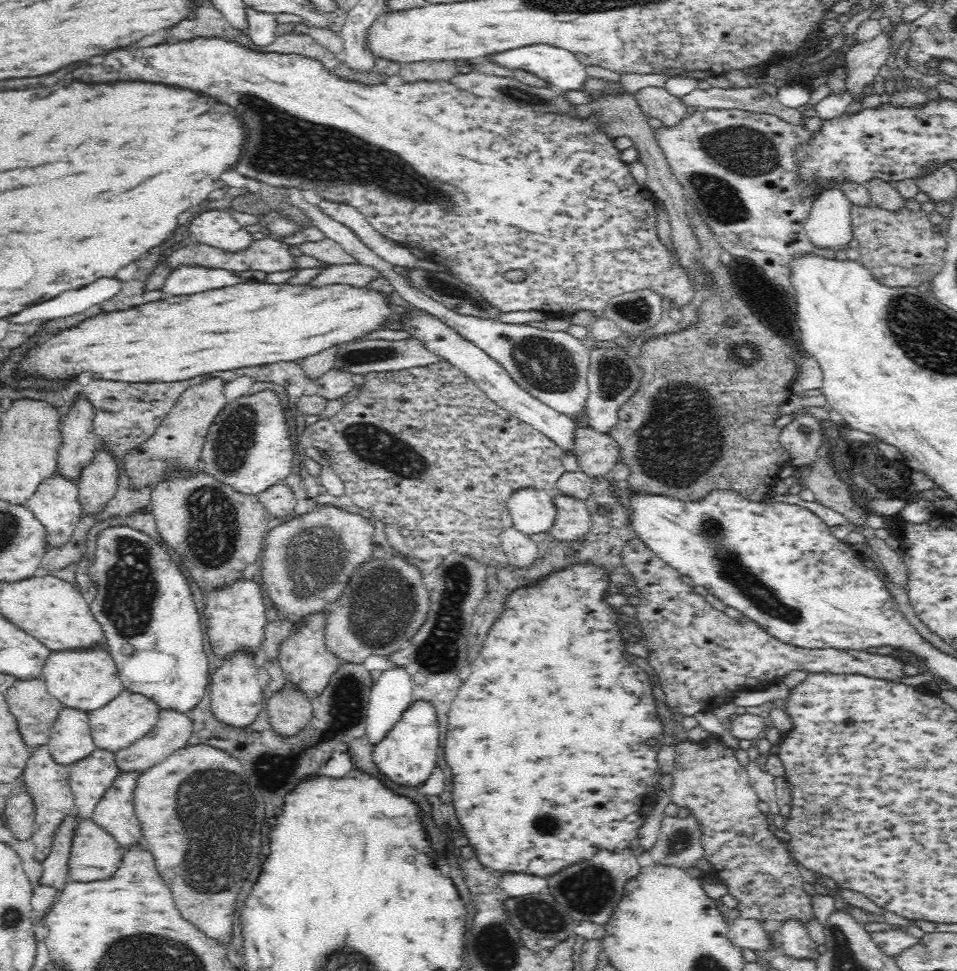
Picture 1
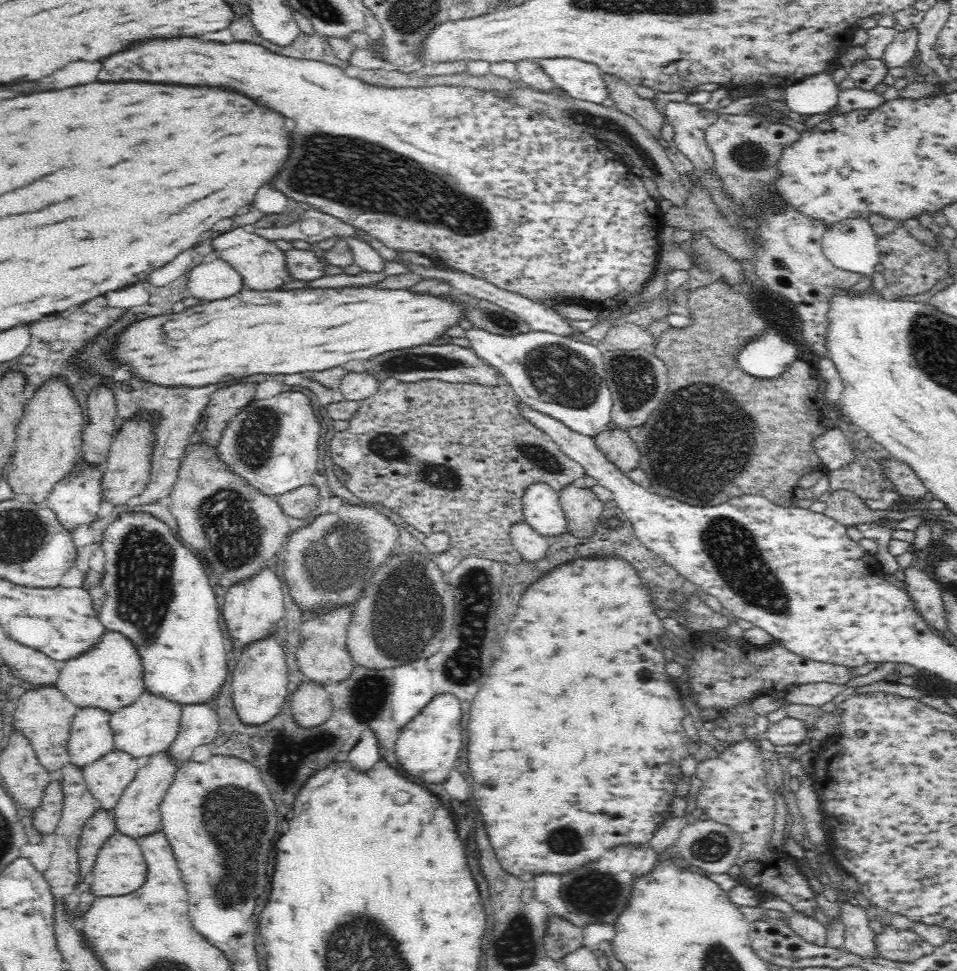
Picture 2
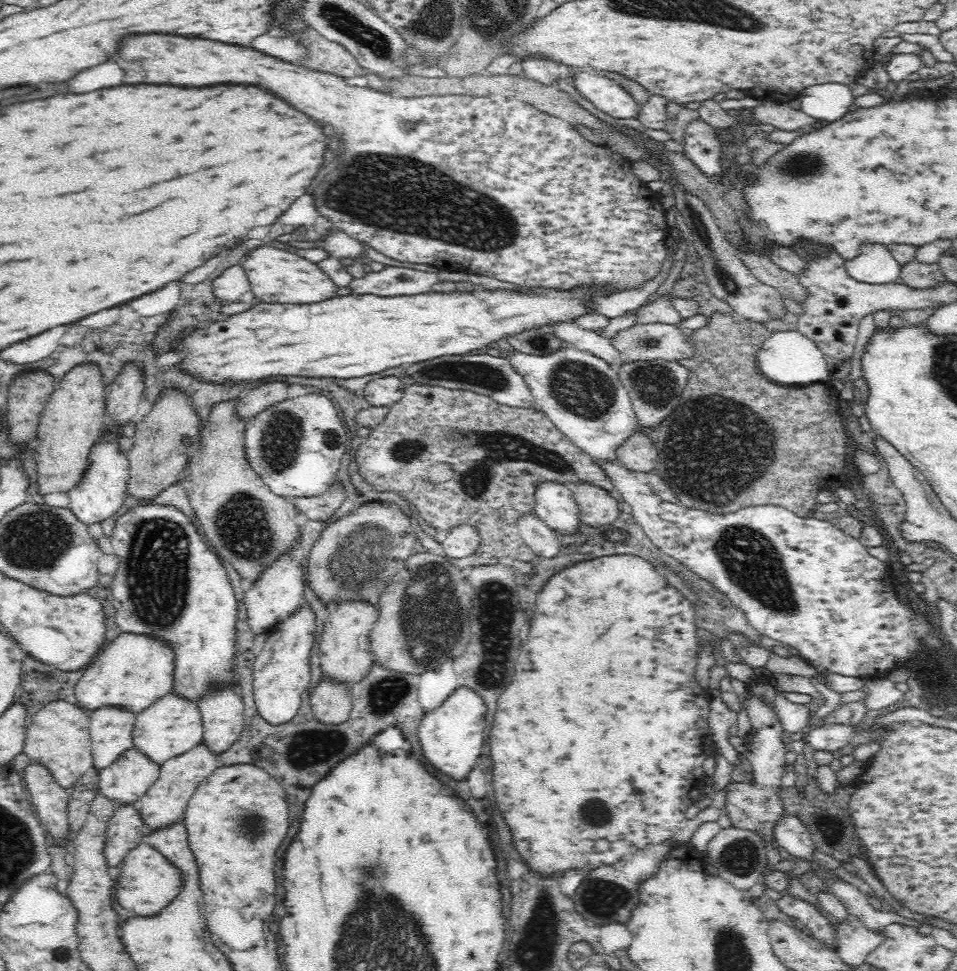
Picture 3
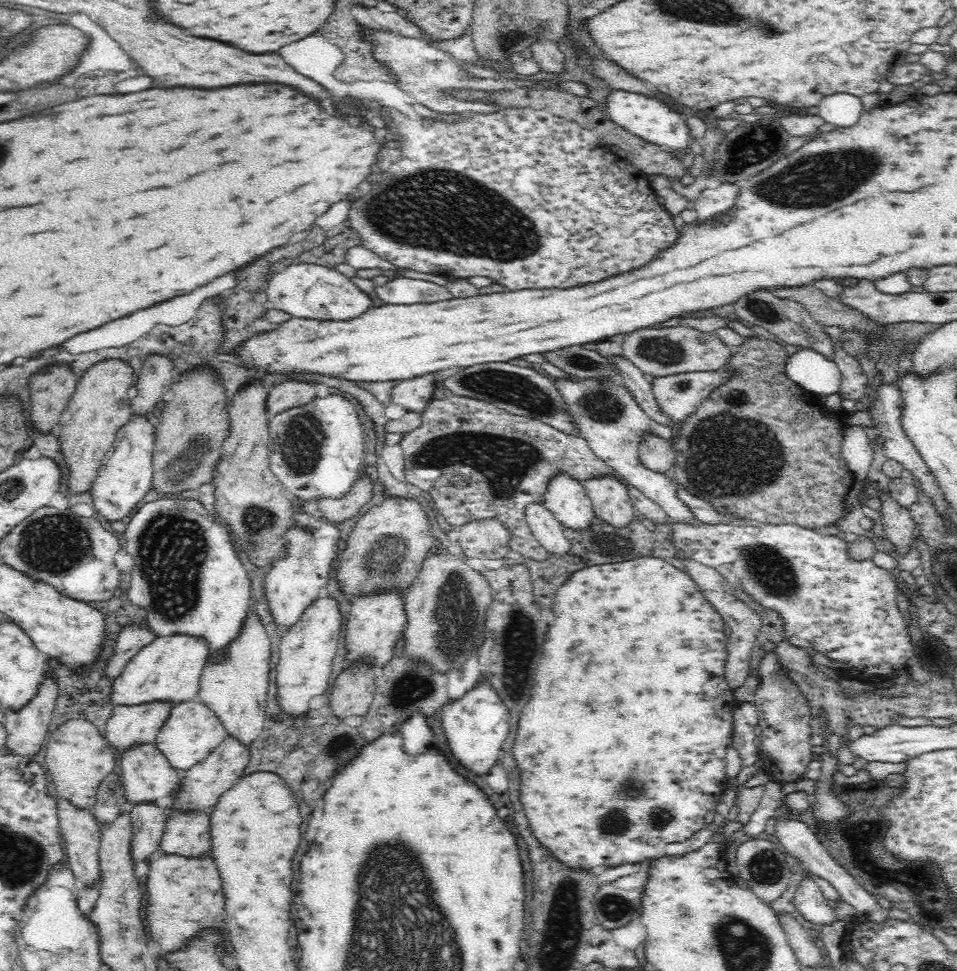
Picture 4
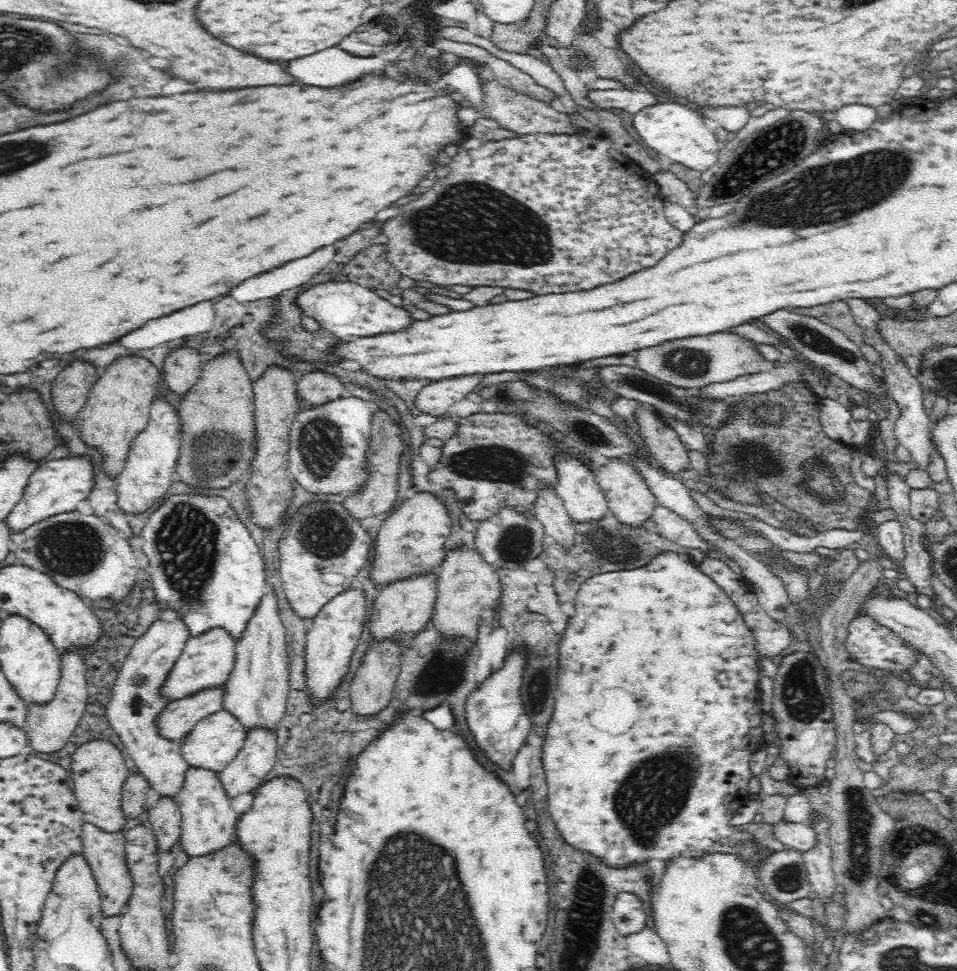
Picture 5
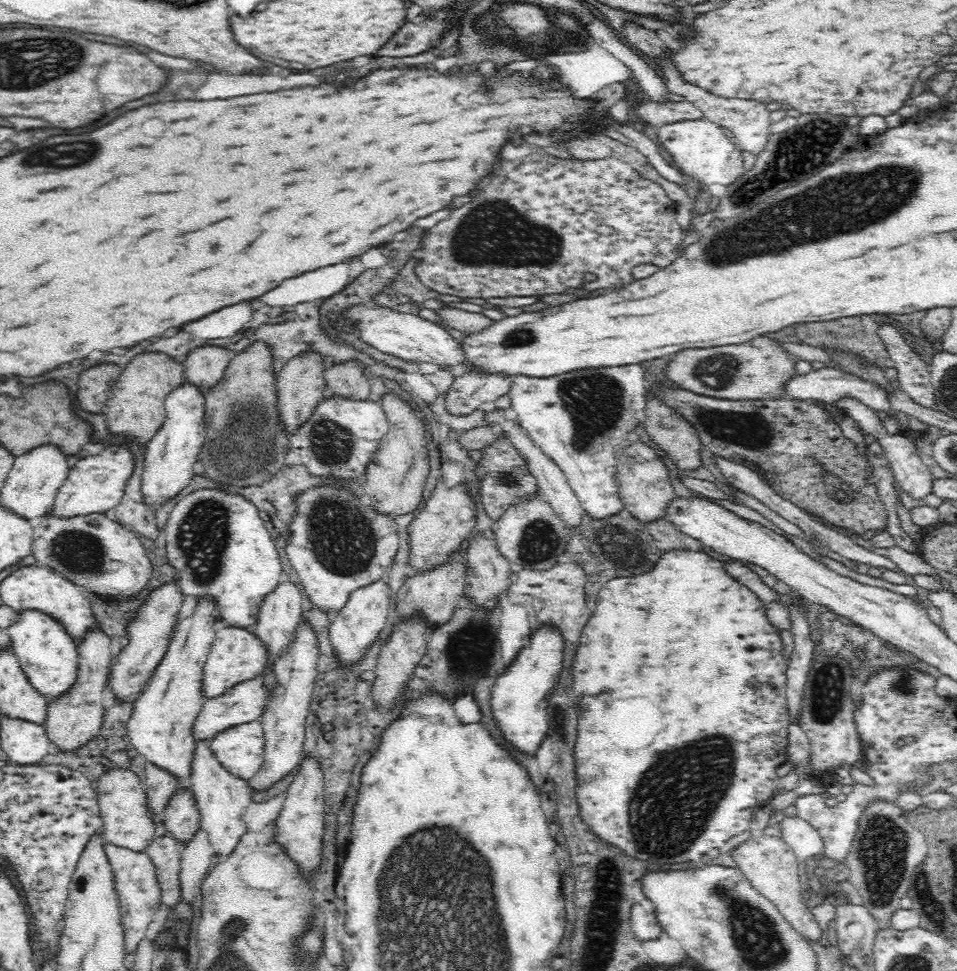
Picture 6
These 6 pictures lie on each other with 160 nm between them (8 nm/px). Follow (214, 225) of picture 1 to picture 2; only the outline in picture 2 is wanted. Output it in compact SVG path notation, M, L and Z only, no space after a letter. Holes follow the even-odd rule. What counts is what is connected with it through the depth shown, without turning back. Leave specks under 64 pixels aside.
M236 226L226 232L218 232L210 238L210 244L220 259L240 273L245 287L250 290L283 290L283 285L294 281L283 269L282 250L272 241L248 232L244 227Z

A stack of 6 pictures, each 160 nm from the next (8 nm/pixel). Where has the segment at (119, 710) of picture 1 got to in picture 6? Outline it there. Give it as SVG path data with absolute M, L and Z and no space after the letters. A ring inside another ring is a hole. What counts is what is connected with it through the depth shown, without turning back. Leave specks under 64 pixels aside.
M258 721L234 723L206 740L209 752L230 775L252 778L261 765L262 731Z

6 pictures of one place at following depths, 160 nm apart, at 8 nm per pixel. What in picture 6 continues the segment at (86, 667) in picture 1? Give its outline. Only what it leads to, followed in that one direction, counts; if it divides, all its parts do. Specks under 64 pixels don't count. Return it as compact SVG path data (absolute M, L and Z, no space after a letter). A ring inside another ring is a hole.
M220 626L214 632L214 639L207 648L201 677L199 678L199 693L204 699L222 694L227 688L237 682L254 679L260 676L265 663L265 650L252 635L250 629Z

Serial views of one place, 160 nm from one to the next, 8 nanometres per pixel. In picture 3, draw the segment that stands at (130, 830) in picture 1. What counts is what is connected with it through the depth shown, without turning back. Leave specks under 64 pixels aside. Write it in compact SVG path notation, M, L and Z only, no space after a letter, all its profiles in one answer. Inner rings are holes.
M198 744L175 757L167 758L159 765L156 780L146 787L145 793L130 803L142 821L144 836L180 821L185 802L190 798L197 782L210 776L209 772L218 767L219 755Z

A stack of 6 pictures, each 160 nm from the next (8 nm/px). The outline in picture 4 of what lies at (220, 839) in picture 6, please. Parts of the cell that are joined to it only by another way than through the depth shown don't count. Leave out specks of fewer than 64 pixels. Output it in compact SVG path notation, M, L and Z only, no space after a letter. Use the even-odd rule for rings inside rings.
M169 812L160 837L159 852L198 858L209 849L209 813Z

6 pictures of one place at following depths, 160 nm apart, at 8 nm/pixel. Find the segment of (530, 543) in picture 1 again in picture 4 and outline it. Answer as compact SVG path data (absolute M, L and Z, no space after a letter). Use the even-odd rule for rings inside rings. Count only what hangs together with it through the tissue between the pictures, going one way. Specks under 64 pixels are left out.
M542 504L529 505L525 510L525 518L529 531L546 553L556 556L569 555L571 543L564 536L565 528Z

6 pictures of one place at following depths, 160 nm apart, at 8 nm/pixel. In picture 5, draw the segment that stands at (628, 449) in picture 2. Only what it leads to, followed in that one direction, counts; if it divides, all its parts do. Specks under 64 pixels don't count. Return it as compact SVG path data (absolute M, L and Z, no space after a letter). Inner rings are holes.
M638 407L635 410L639 434L644 439L648 457L665 472L677 474L690 468L688 449L681 443L652 410Z

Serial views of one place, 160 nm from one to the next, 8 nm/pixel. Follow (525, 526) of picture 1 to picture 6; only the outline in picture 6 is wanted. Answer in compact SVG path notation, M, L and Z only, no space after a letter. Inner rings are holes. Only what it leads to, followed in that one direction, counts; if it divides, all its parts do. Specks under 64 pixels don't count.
M629 364L620 366L603 366L598 368L578 369L570 372L555 374L554 376L538 378L524 375L514 375L511 377L511 385L507 390L507 396L510 398L510 408L516 412L516 419L520 426L525 428L530 440L550 459L555 462L560 470L563 471L568 487L572 489L572 493L576 495L580 507L586 511L586 515L590 519L599 520L606 519L614 514L623 510L622 501L618 496L618 487L616 481L613 479L613 470L615 469L615 462L622 450L626 448L625 442L627 441L628 434L636 430L636 426L643 424L645 419L646 394L648 394L648 375L646 374L645 365L643 364Z

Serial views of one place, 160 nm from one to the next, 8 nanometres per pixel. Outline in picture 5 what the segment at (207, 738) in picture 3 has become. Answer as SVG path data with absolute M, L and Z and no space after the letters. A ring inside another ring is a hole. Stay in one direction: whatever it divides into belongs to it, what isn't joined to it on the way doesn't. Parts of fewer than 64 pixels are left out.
M267 589L262 595L258 606L248 619L246 630L242 637L234 643L233 663L226 673L226 678L220 684L221 705L224 711L233 716L243 728L263 728L273 731L280 724L285 712L289 694L289 663L286 653L286 629L279 617L280 609L273 590Z

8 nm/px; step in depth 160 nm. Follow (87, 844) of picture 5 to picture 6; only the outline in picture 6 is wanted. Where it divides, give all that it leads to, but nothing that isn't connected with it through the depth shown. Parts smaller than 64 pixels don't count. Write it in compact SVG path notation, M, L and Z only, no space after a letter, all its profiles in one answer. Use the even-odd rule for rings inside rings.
M104 841L101 850L106 855L113 874L114 890L118 899L121 916L123 941L129 949L135 951L138 943L148 940L148 934L153 930L155 912L159 906L159 888L155 879L154 869L144 851L130 850Z

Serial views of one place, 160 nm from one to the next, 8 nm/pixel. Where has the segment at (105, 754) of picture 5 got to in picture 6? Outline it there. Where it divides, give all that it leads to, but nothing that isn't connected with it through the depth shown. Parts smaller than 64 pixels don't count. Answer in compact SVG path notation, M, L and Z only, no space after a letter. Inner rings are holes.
M110 766L96 776L95 804L102 821L103 830L100 839L130 850L143 851L149 840L156 833L156 823L146 808L143 783L140 778L122 766Z

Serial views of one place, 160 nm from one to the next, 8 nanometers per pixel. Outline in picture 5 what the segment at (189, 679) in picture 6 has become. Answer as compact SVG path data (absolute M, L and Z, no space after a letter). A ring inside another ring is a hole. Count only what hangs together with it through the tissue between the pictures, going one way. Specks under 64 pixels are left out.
M162 619L154 620L140 636L129 640L128 652L122 659L118 674L111 684L110 700L106 704L106 716L110 727L118 734L124 744L128 756L132 758L137 773L149 790L154 790L158 796L173 797L182 788L186 771L190 768L179 754L178 745L174 740L162 738L155 733L153 718L170 700L160 698L157 688L165 677L175 656L181 651L183 642L190 638L181 620L171 622Z

